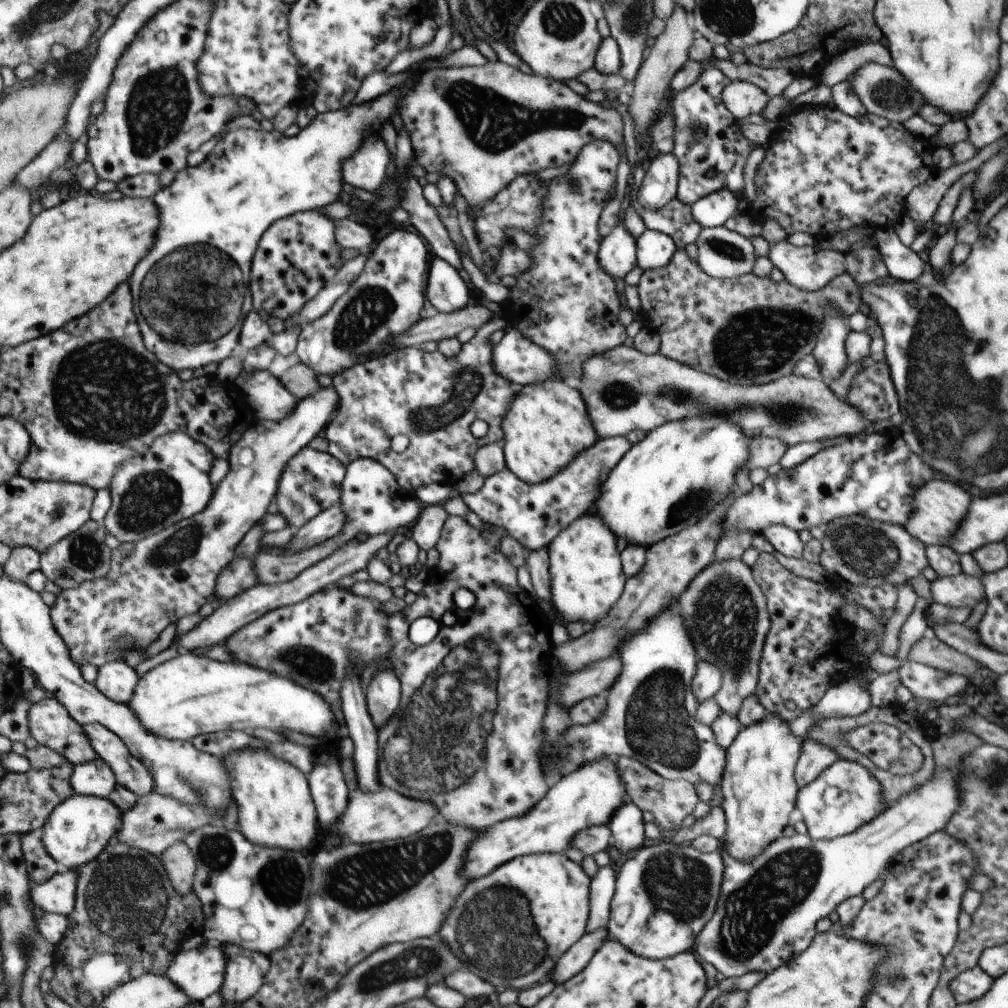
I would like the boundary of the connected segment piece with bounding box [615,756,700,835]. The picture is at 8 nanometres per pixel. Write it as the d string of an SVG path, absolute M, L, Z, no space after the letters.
M628 756L617 760L615 764L620 770L620 778L627 785L628 800L632 801L642 812L652 812L655 824L665 835L667 830L678 828L682 820L694 812L694 806L698 804L700 798L688 780L666 780L647 765Z

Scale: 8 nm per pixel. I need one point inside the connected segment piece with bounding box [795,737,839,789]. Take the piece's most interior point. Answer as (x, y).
(816, 757)

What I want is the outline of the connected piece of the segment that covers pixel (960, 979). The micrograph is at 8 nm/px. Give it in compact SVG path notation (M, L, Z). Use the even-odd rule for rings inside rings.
M976 966L956 976L956 979L951 981L950 992L954 994L958 1004L969 1003L982 998L990 990L993 982L991 976Z

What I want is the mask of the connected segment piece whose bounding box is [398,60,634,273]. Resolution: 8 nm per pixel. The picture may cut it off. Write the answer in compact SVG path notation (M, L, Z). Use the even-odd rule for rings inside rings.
M502 61L490 62L484 66L466 66L466 68L434 68L422 73L422 82L416 82L414 88L398 100L398 112L404 120L404 126L410 134L416 160L424 160L426 172L452 178L457 192L466 198L472 214L463 217L460 230L471 258L482 273L487 271L485 254L474 234L474 216L476 210L482 210L502 188L506 188L516 176L528 172L538 173L548 168L558 168L570 164L587 144L595 140L611 141L620 153L618 186L616 200L604 216L604 238L618 222L620 207L624 208L632 200L632 166L626 158L624 144L624 121L621 112L613 105L604 108L602 104L592 102L574 92L564 81L547 79L538 75L529 75L518 67Z

